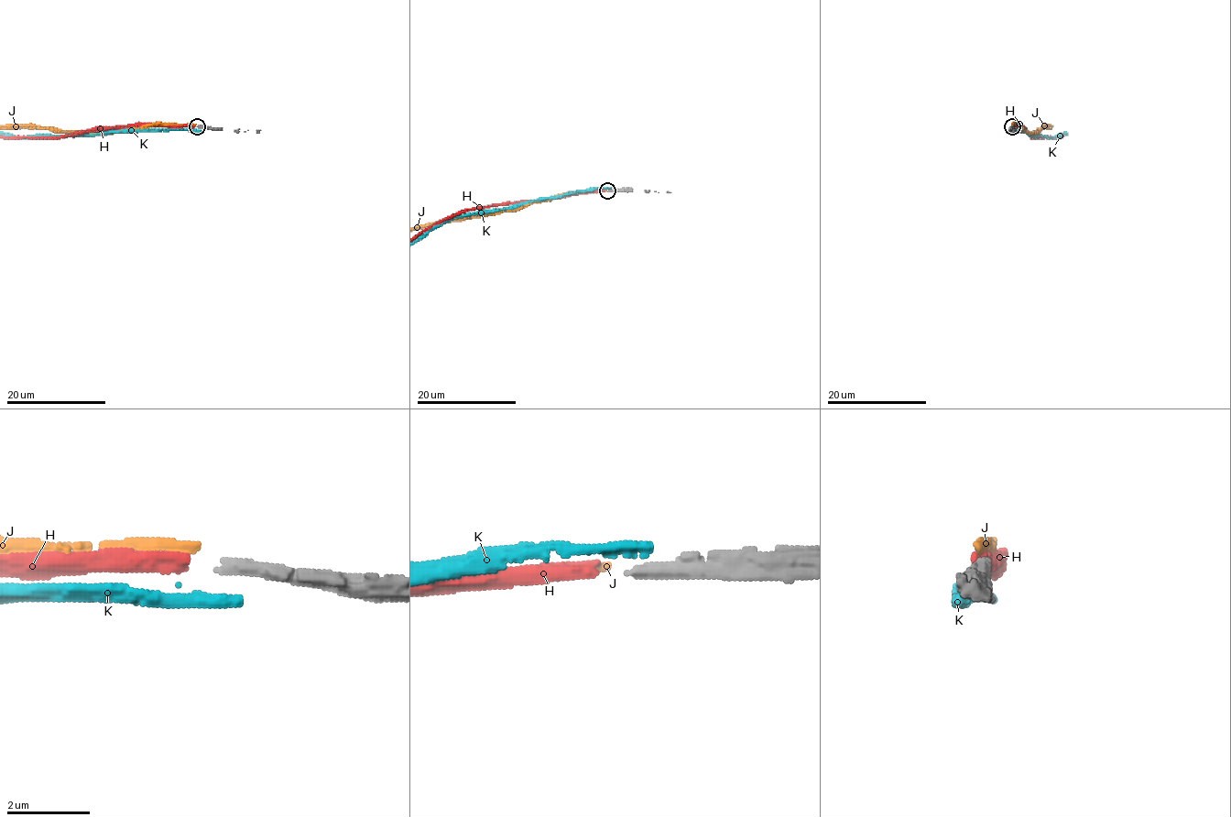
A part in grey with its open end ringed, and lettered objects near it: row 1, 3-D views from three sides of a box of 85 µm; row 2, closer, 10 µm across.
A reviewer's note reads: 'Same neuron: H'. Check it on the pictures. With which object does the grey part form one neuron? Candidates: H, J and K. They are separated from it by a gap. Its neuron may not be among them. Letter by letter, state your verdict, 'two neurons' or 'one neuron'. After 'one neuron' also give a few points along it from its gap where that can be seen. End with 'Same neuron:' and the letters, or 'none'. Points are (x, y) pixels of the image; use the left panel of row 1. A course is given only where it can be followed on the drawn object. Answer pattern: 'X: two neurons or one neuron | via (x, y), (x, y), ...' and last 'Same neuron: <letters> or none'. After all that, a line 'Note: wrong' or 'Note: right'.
H: one neuron
J: two neurons
K: two neurons
Same neuron: H
Note: right

